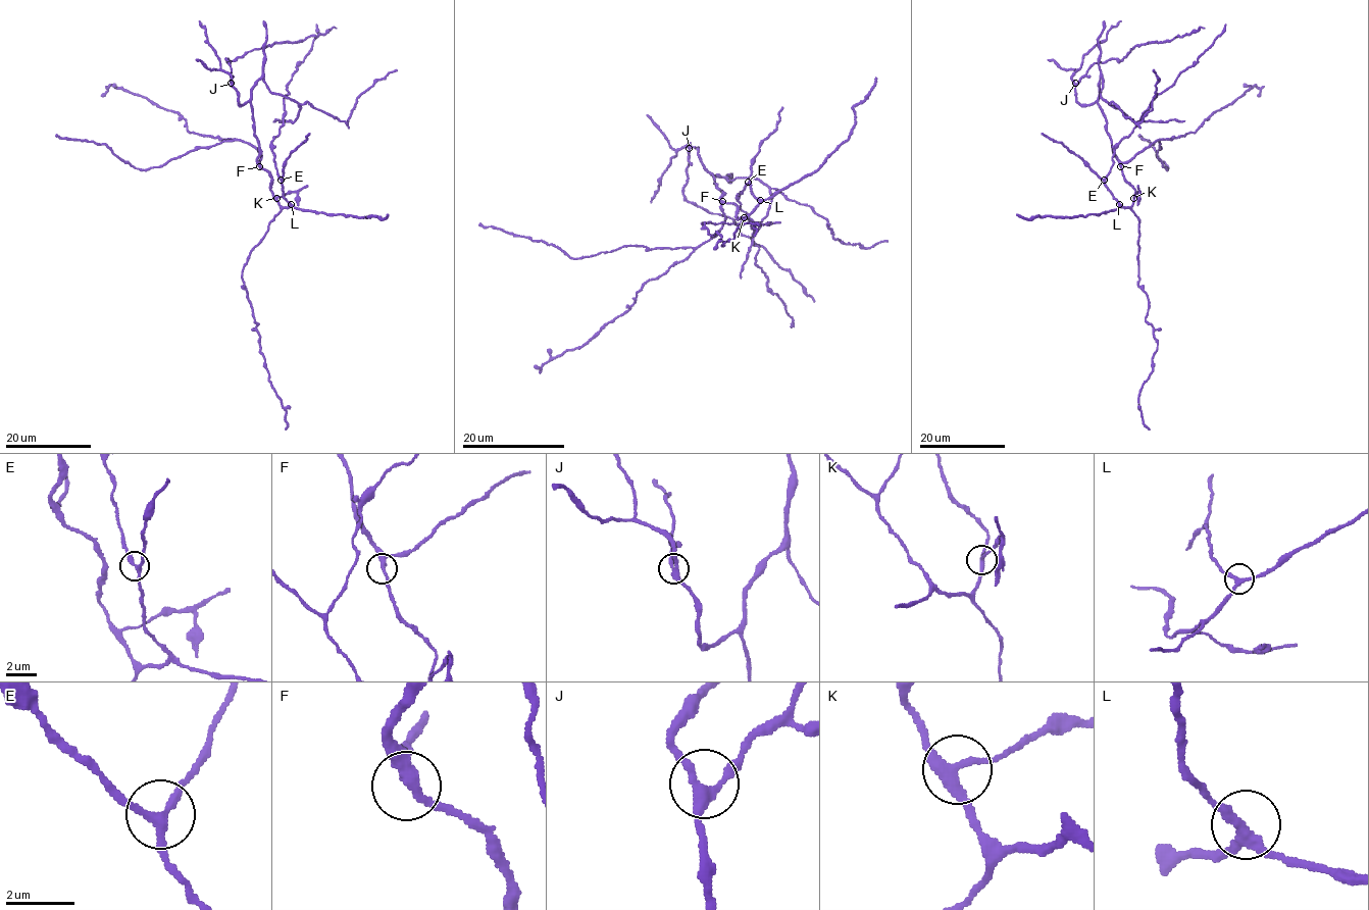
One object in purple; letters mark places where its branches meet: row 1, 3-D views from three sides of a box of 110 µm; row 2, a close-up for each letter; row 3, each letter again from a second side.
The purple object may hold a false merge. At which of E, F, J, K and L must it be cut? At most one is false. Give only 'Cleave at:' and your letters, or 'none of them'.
Cleave at: K

